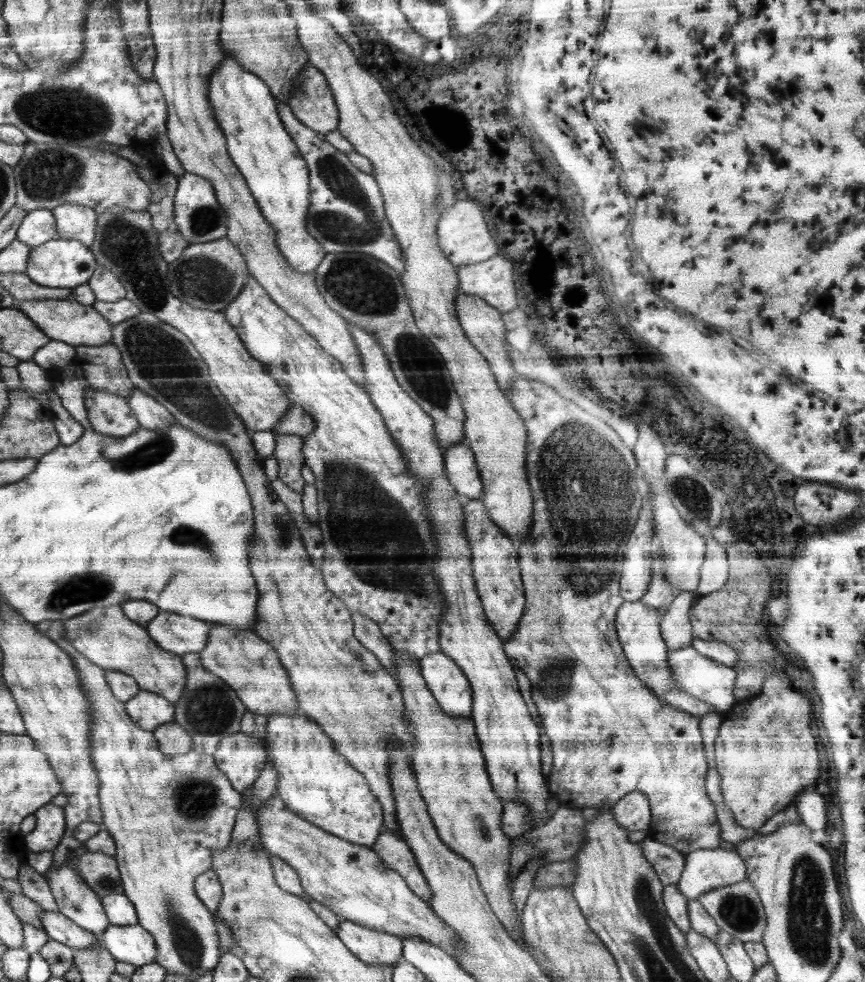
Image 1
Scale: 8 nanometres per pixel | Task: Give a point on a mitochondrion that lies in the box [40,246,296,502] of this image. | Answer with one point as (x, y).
(161, 358)

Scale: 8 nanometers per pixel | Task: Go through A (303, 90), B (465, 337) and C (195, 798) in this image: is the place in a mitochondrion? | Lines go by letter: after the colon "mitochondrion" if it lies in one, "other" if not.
A: mitochondrion
B: other
C: mitochondrion

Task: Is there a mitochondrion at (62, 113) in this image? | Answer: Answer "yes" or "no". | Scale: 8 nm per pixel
yes

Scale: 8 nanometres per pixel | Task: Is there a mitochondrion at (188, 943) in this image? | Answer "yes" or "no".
yes

